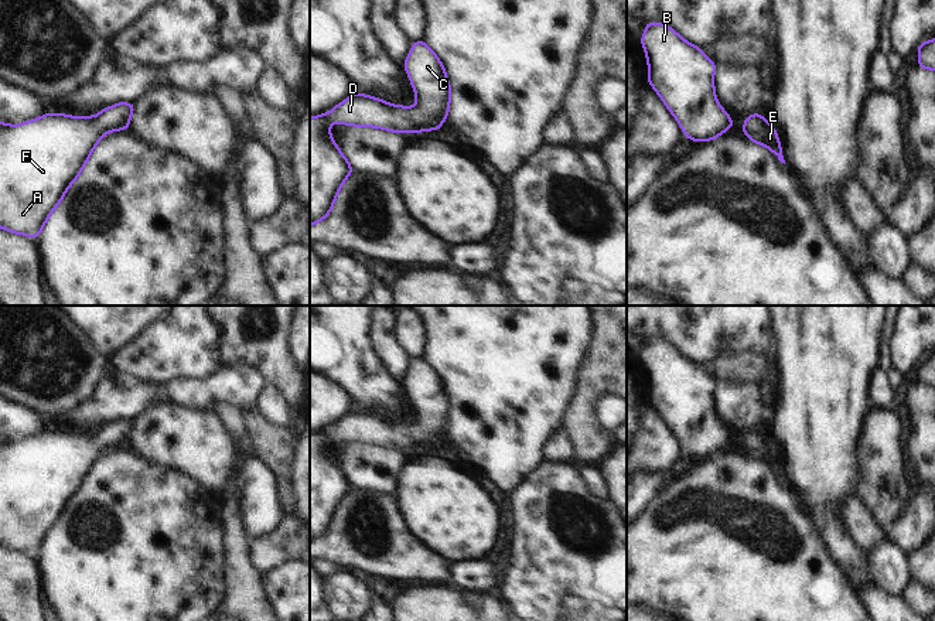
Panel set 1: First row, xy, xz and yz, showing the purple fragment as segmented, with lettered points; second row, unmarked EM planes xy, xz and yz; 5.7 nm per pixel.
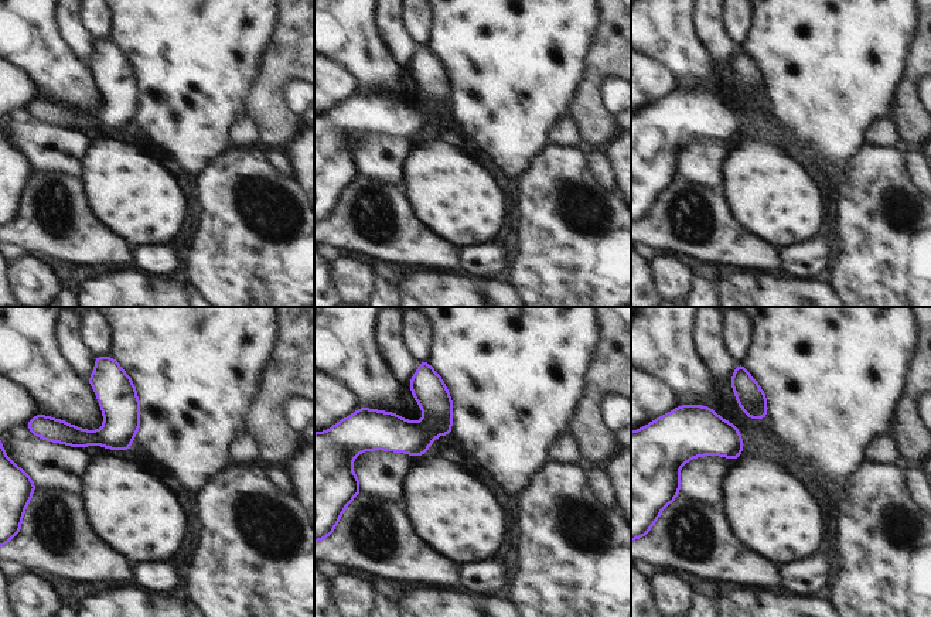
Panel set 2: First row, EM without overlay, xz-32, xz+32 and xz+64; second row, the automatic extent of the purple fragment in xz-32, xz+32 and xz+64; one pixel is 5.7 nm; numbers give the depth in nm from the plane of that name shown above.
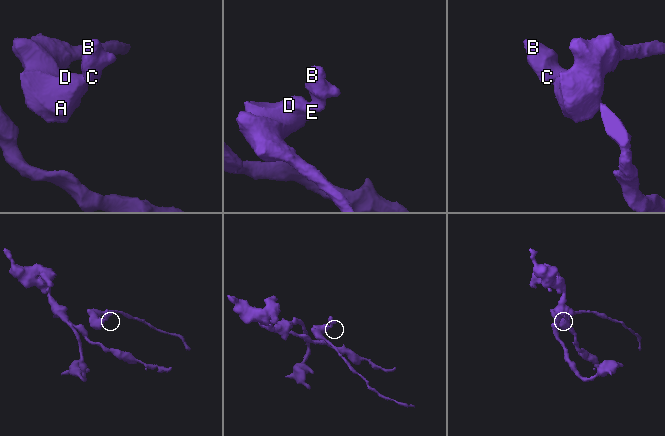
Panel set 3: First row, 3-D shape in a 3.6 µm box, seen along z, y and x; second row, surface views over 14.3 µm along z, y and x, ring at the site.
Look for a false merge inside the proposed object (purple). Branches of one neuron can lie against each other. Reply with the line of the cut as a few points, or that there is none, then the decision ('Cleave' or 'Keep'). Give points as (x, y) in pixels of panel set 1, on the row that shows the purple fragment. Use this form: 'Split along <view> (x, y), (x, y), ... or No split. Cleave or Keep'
No split. Keep

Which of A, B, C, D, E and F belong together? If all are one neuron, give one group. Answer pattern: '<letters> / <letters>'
A B C D E F

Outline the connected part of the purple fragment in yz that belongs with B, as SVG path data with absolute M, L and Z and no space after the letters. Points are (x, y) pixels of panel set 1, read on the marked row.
M646 23L639 42L648 61L648 82L689 140L706 143L733 127L736 122L716 98L714 71L717 65L697 45L687 42L673 28L662 23Z

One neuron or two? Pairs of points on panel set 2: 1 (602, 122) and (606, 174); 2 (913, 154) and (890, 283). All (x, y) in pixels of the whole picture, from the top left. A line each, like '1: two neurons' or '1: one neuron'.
1: two neurons
2: two neurons

